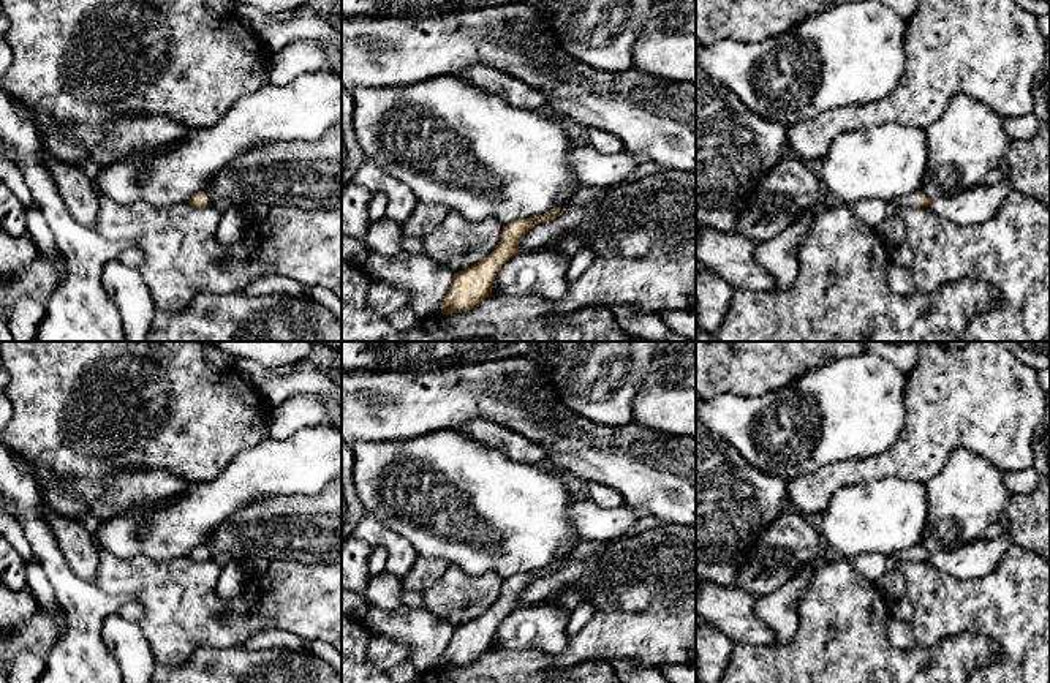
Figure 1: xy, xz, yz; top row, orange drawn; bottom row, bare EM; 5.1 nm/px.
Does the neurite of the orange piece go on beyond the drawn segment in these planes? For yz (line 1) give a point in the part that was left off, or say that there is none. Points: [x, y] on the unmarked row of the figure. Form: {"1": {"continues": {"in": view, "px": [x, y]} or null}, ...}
{"1": {"continues": {"in": "yz", "px": [911, 554]}}}

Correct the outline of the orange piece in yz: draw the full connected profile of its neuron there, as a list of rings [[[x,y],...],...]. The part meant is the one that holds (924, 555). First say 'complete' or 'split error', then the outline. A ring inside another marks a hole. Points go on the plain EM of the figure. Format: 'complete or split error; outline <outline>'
split error; outline [[[917,545],[917,547],[897,553],[892,560],[893,563],[928,561],[928,557],[930,557],[930,552],[927,552],[922,545]]]

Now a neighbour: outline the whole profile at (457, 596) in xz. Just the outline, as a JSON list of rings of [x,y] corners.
[[[451,564],[424,591],[424,610],[457,628],[485,613],[498,599],[501,585],[503,579],[495,572],[474,575]]]

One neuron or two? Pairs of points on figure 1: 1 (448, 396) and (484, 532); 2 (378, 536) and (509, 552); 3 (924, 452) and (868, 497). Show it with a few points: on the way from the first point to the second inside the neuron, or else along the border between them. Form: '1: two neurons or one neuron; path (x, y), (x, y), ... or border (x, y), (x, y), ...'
1: two neurons; border (454, 427), (418, 437)
2: two neurons; border (375, 517), (397, 532), (419, 555)
3: two neurons; border (924, 483), (902, 478), (876, 478), (856, 486)

